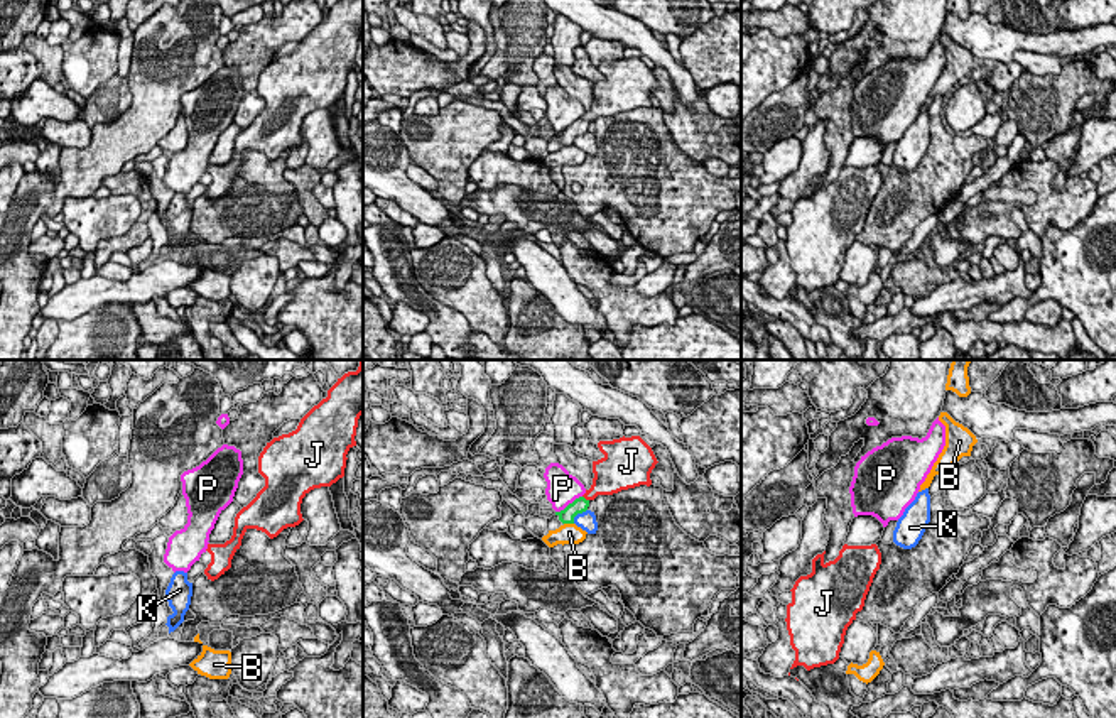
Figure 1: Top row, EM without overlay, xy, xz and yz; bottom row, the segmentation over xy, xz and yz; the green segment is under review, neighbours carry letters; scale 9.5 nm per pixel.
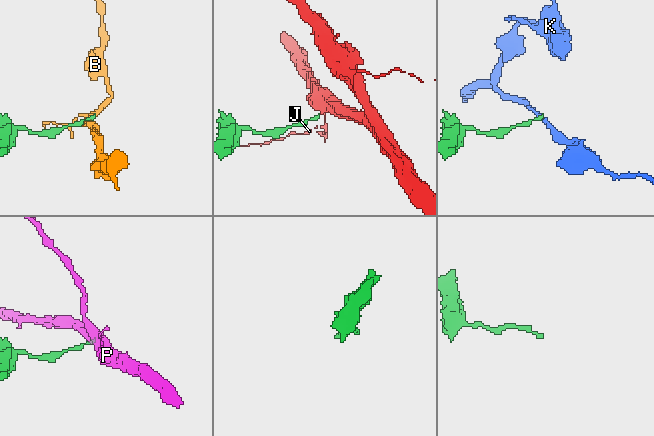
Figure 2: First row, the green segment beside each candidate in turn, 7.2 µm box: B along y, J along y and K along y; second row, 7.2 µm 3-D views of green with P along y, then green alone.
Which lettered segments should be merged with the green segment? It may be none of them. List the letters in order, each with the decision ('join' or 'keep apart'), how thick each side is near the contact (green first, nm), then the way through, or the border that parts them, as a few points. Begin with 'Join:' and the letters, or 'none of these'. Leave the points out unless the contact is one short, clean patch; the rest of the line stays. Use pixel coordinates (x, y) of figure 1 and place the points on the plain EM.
Join: J
B: keep apart; calibres 140 and 190 nm; border xz (564, 144), (573, 146)
J: join; calibres 140 and 240 nm; way xz (579, 127), (585, 120), (605, 103)
K: keep apart; calibres 140 and 180 nm; border xz (586, 130), (573, 144)
P: keep apart; calibres 140 and 320 nm; border xz (581, 117), (556, 134)

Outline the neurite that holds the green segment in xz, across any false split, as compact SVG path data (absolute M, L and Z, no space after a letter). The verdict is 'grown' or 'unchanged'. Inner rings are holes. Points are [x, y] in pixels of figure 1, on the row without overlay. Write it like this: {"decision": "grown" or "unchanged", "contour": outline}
{"decision": "grown", "contour": "M640 59L599 63L601 81L593 83L593 106L586 115L555 133L562 145L574 145L574 139L588 132L598 117L613 117L640 106L652 106L650 95L658 84L652 69Z"}

